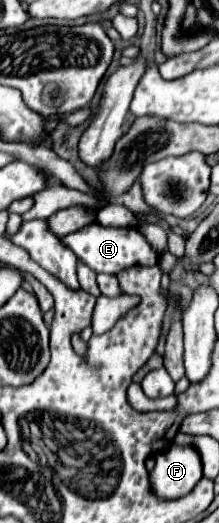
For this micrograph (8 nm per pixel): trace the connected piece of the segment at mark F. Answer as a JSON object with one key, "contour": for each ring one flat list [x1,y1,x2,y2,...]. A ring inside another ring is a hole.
{"contour":[[172,445,156,455,156,467,150,473,152,489,162,499,178,499,194,489,202,479,200,453,190,445]]}

